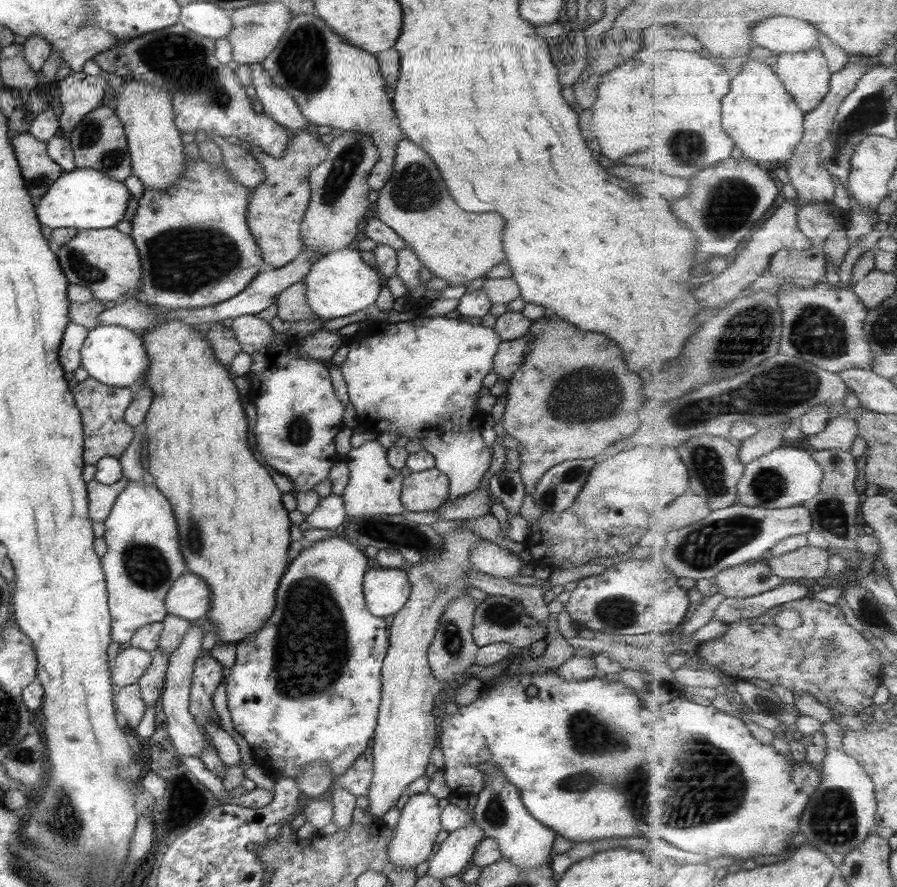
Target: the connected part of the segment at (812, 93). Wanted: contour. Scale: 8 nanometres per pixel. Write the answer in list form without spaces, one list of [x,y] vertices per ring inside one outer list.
[[[821,47],[781,53],[775,68],[805,114],[816,110],[830,92],[832,72]]]

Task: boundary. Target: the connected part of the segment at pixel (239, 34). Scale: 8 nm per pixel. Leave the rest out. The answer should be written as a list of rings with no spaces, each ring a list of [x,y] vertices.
[[[282,1],[236,8],[229,12],[229,15],[232,20],[232,27],[225,38],[232,48],[232,60],[239,65],[260,63],[265,60],[265,57],[276,47],[279,39],[283,36],[292,17],[286,3]]]

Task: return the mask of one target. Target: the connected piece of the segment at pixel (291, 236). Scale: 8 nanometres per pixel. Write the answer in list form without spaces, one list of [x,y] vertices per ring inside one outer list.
[[[301,130],[291,132],[291,139],[287,144],[283,156],[277,158],[263,153],[257,146],[247,146],[257,164],[261,166],[263,181],[255,188],[248,189],[246,223],[249,234],[261,251],[263,262],[273,269],[289,264],[304,249],[300,224],[310,199],[307,177],[313,168],[327,160],[328,155],[327,146],[324,146],[319,138]]]

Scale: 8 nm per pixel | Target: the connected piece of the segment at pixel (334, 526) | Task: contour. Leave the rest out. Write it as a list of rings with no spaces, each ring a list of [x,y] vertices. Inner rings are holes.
[[[327,495],[321,497],[317,506],[309,516],[305,516],[309,528],[321,528],[321,530],[337,531],[347,522],[344,511],[344,500],[341,496]]]

